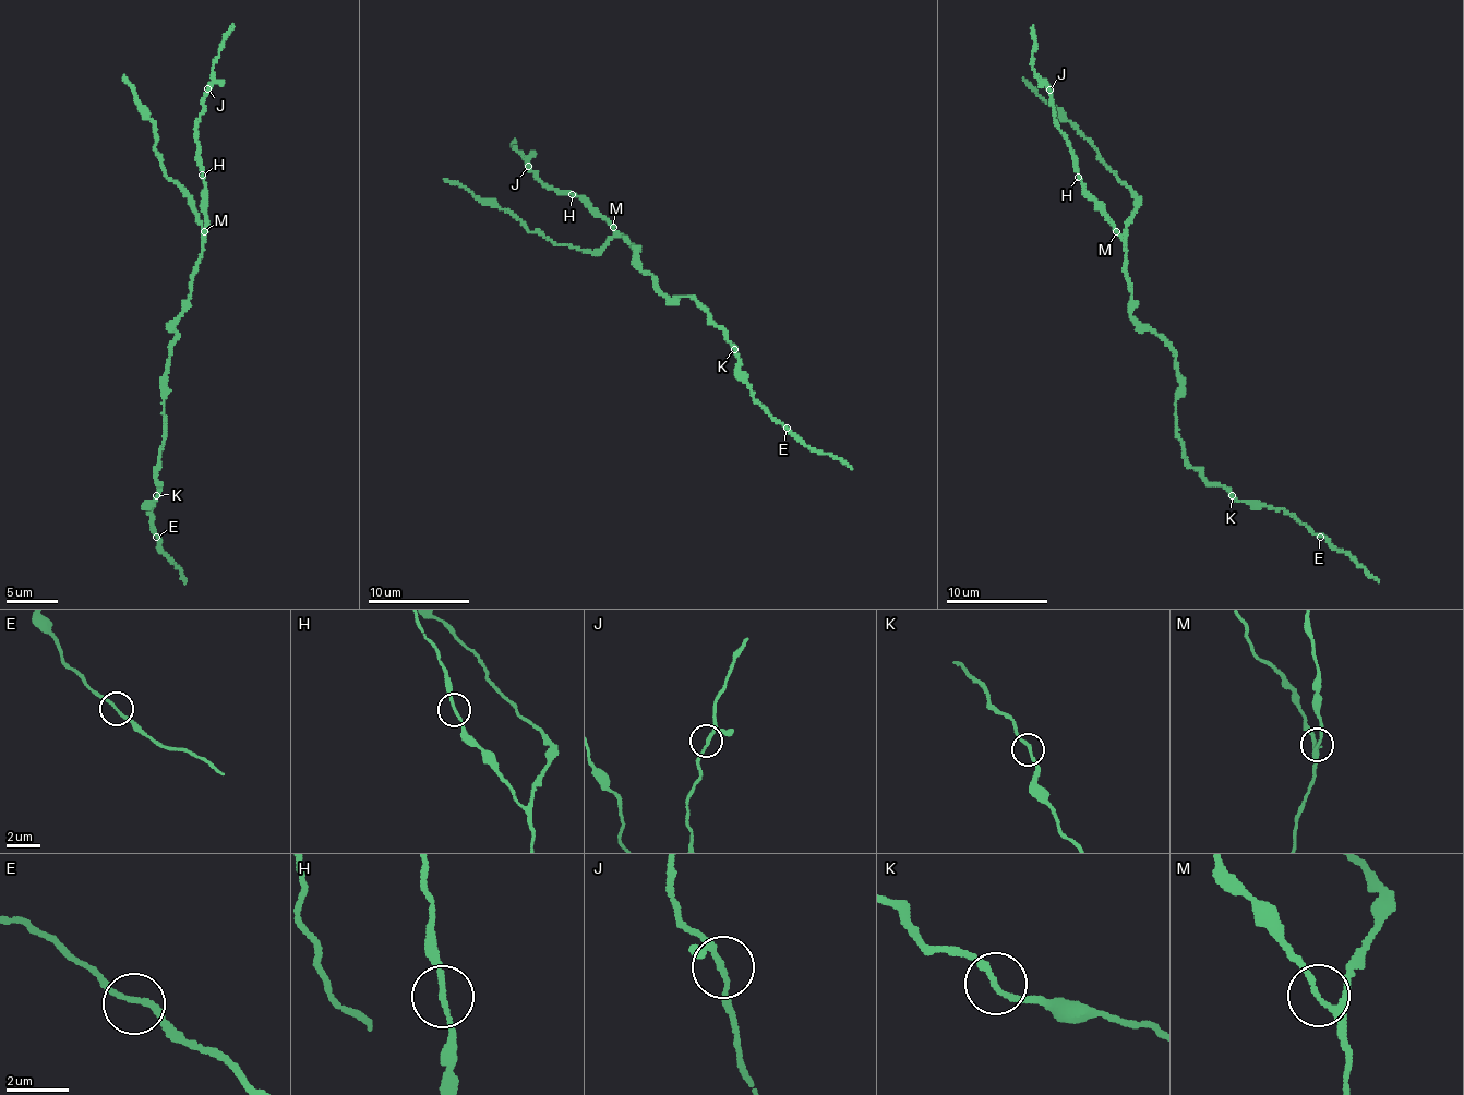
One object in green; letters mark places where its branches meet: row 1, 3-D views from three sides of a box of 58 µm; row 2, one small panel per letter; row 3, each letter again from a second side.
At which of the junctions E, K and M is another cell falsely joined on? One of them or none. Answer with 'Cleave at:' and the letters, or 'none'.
Cleave at: none

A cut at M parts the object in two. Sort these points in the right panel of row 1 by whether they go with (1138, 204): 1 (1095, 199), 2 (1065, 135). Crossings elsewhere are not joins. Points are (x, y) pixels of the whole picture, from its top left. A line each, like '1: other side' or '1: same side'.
1: other side
2: other side

